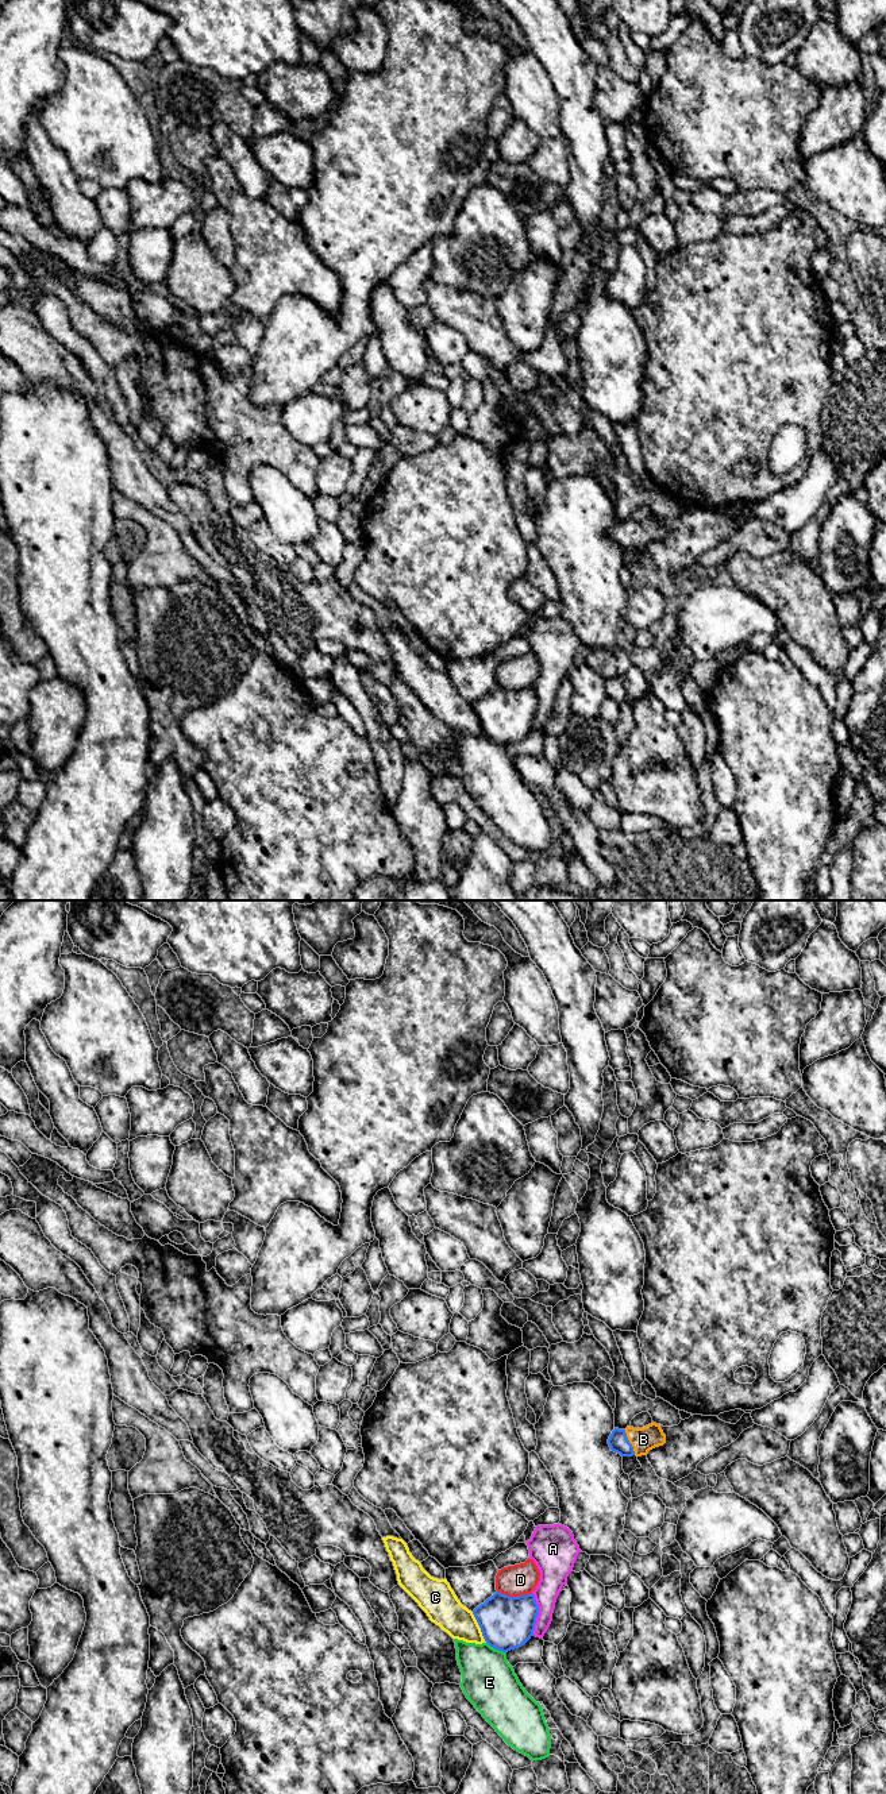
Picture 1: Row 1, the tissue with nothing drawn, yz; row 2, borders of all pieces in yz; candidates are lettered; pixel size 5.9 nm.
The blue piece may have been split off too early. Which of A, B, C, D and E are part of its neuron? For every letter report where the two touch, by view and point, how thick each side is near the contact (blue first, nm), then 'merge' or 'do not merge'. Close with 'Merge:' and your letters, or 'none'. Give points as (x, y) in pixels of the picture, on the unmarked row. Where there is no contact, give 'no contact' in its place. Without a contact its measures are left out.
A: meets blue in yz at (538, 706); 320 nm thick on the blue side, 160 nm on the other; do not merge
B: meets blue in yz at (628, 535); 120 nm thick on the blue side, 140 nm on the other; merge
C: meets blue in yz at (480, 720); 320 nm thick on the blue side, 200 nm on the other; do not merge
D: meets blue in yz at (515, 690); 320 nm thick on the blue side, 190 nm on the other; do not merge
E: meets blue in yz at (496, 741); 320 nm thick on the blue side, 320 nm on the other; do not merge
Merge: B

